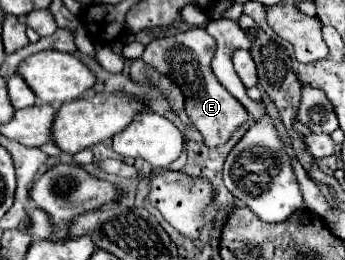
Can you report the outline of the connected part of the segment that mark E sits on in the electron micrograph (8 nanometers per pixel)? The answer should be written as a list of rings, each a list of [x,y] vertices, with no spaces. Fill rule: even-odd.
[[[191,28],[187,32],[177,32],[171,36],[155,38],[151,44],[145,46],[143,60],[157,72],[171,78],[185,96],[185,112],[195,124],[195,128],[201,132],[205,146],[217,148],[223,146],[233,132],[247,122],[249,114],[243,108],[243,104],[227,92],[227,88],[215,78],[211,70],[211,58],[217,50],[215,38],[207,34],[205,28]]]

